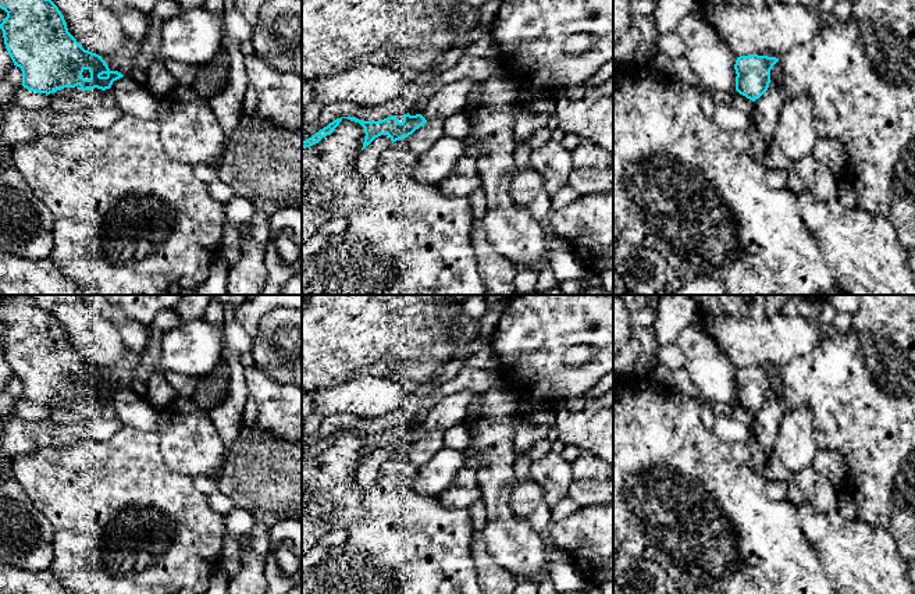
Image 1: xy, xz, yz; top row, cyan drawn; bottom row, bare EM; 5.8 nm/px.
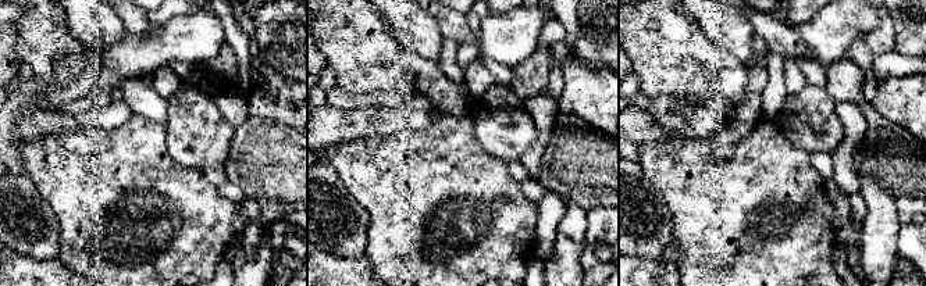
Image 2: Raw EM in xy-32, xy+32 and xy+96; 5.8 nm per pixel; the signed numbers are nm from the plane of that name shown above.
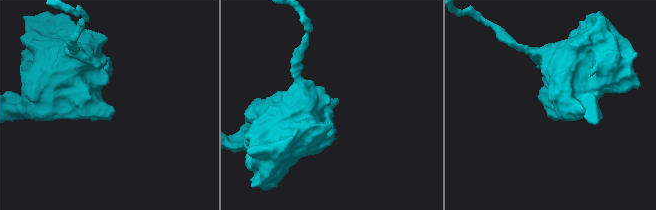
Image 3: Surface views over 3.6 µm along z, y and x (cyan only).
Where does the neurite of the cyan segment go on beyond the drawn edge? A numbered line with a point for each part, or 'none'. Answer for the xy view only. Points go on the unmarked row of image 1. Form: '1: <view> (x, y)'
1: xy (132, 409)

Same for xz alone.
1: xz (451, 411)

